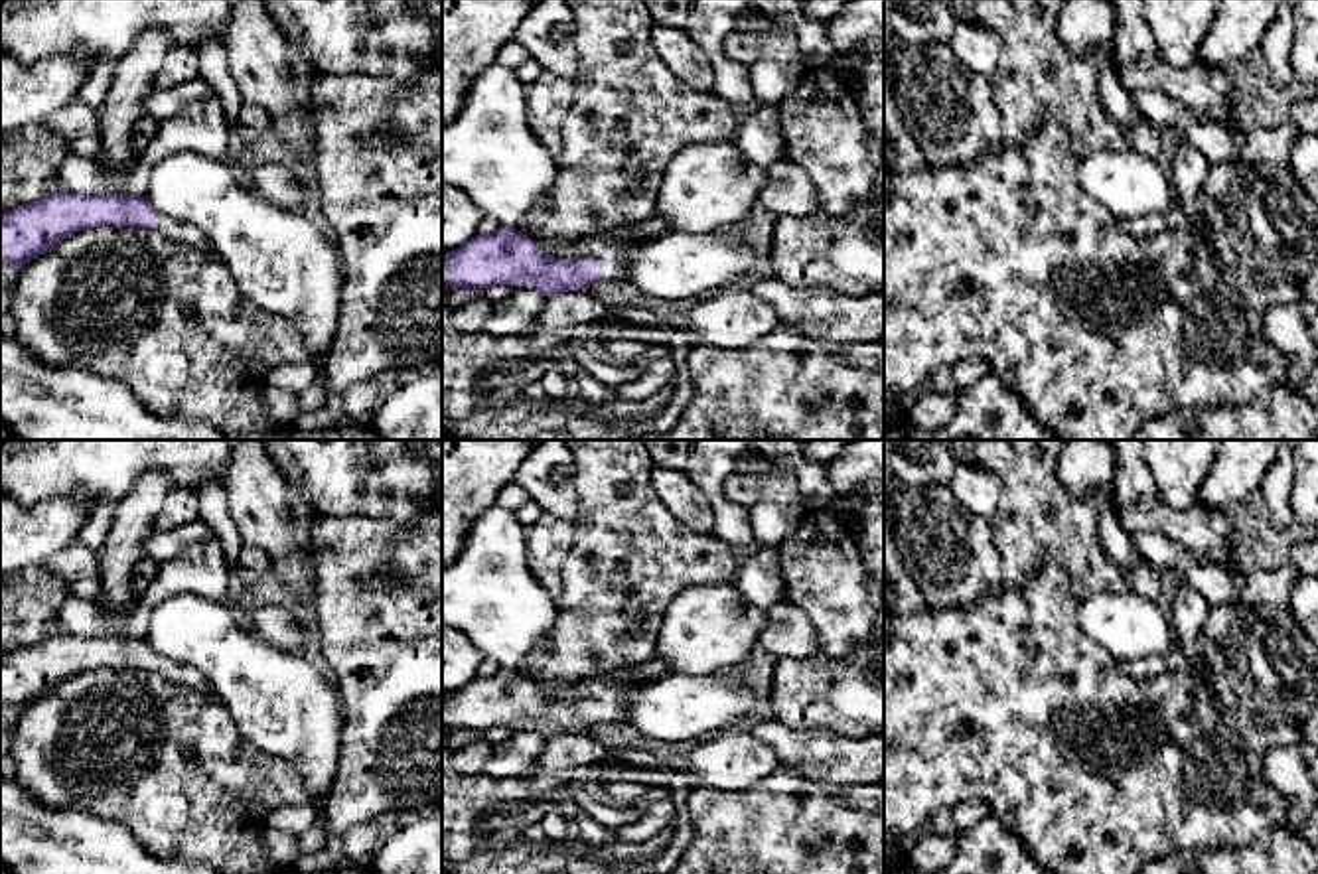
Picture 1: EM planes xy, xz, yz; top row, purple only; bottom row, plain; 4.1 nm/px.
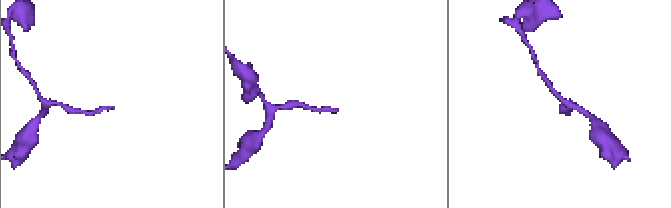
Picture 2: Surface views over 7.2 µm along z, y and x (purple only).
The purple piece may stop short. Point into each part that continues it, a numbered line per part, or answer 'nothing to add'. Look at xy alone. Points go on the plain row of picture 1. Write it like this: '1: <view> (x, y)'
1: xy (170, 669)

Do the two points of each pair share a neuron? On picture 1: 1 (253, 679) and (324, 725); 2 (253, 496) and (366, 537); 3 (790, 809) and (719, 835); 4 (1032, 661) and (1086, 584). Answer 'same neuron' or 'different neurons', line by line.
1: same neuron
2: different neurons
3: same neuron
4: different neurons

